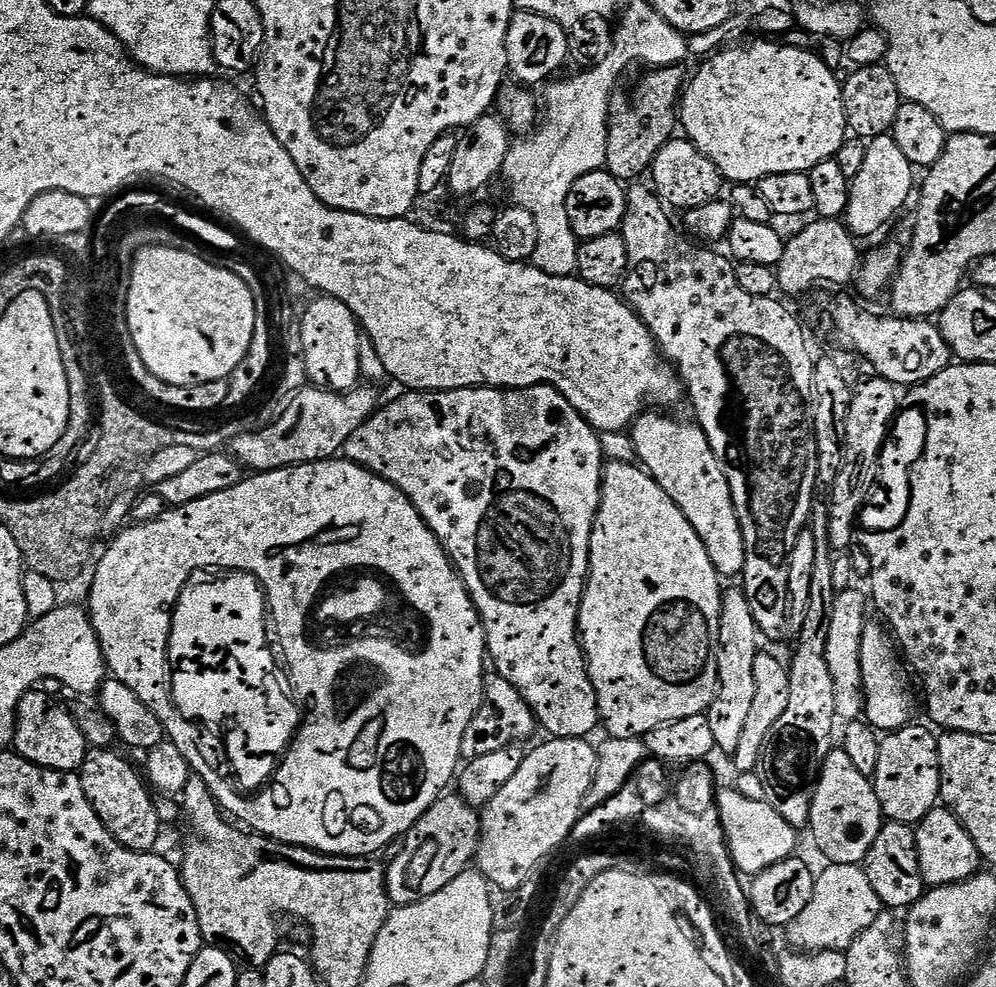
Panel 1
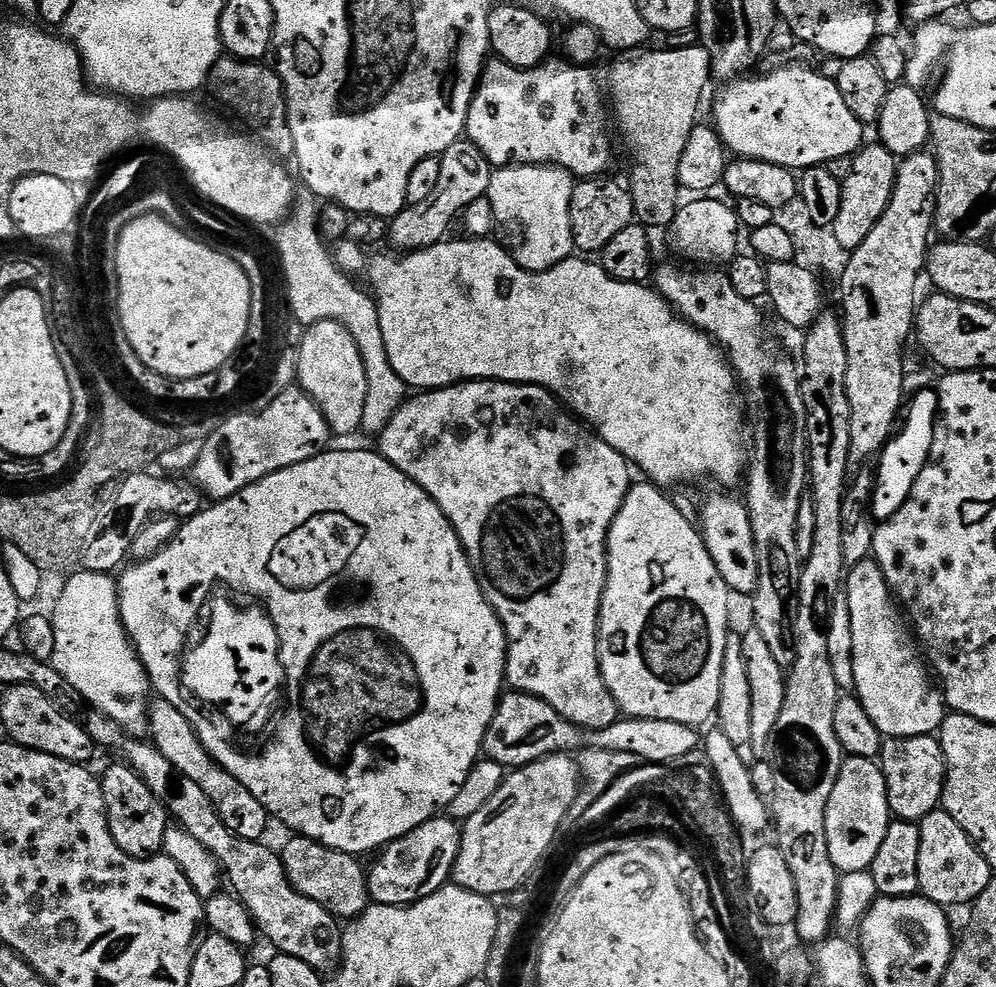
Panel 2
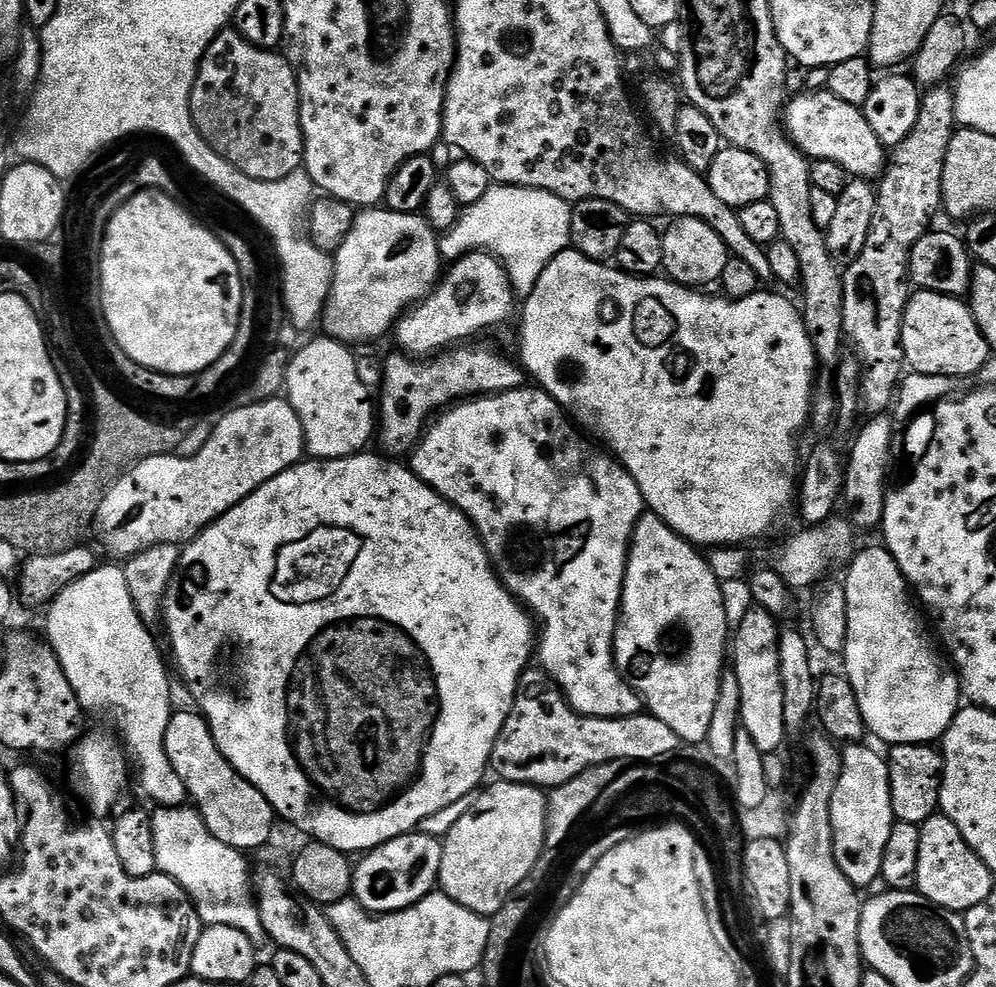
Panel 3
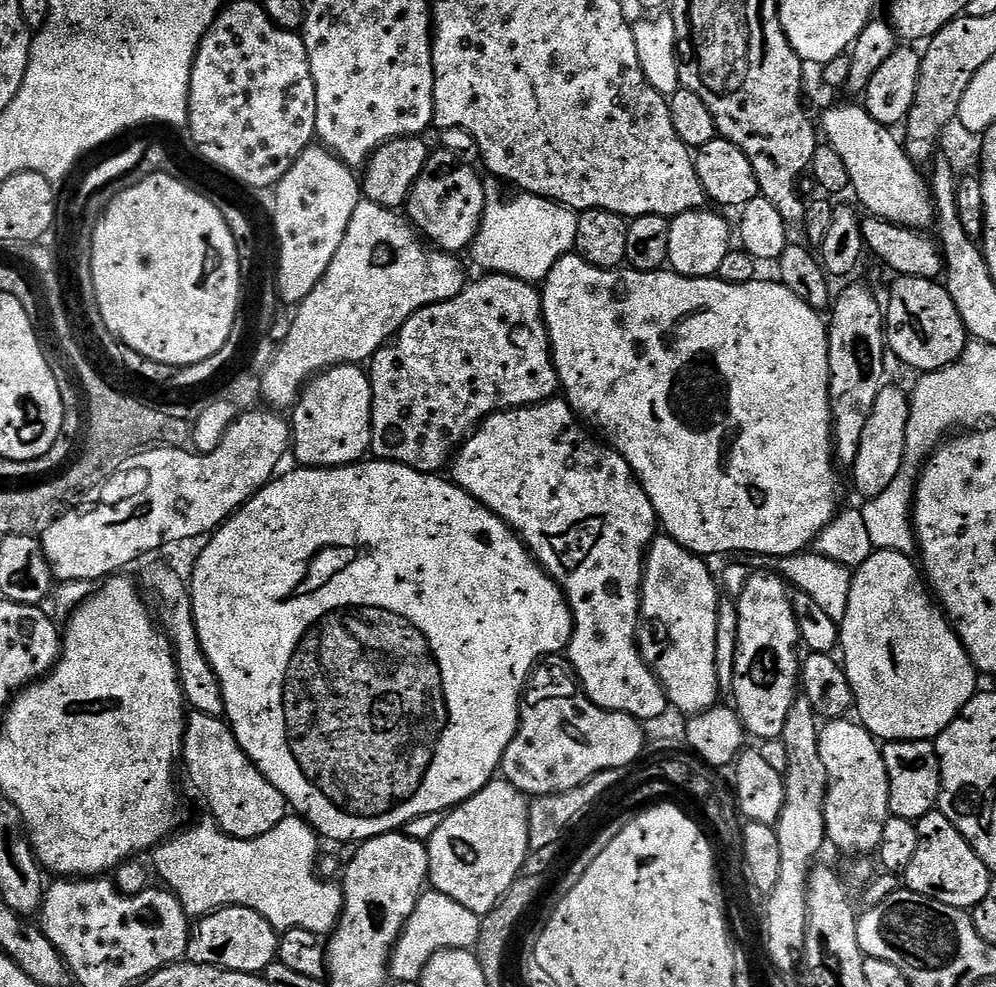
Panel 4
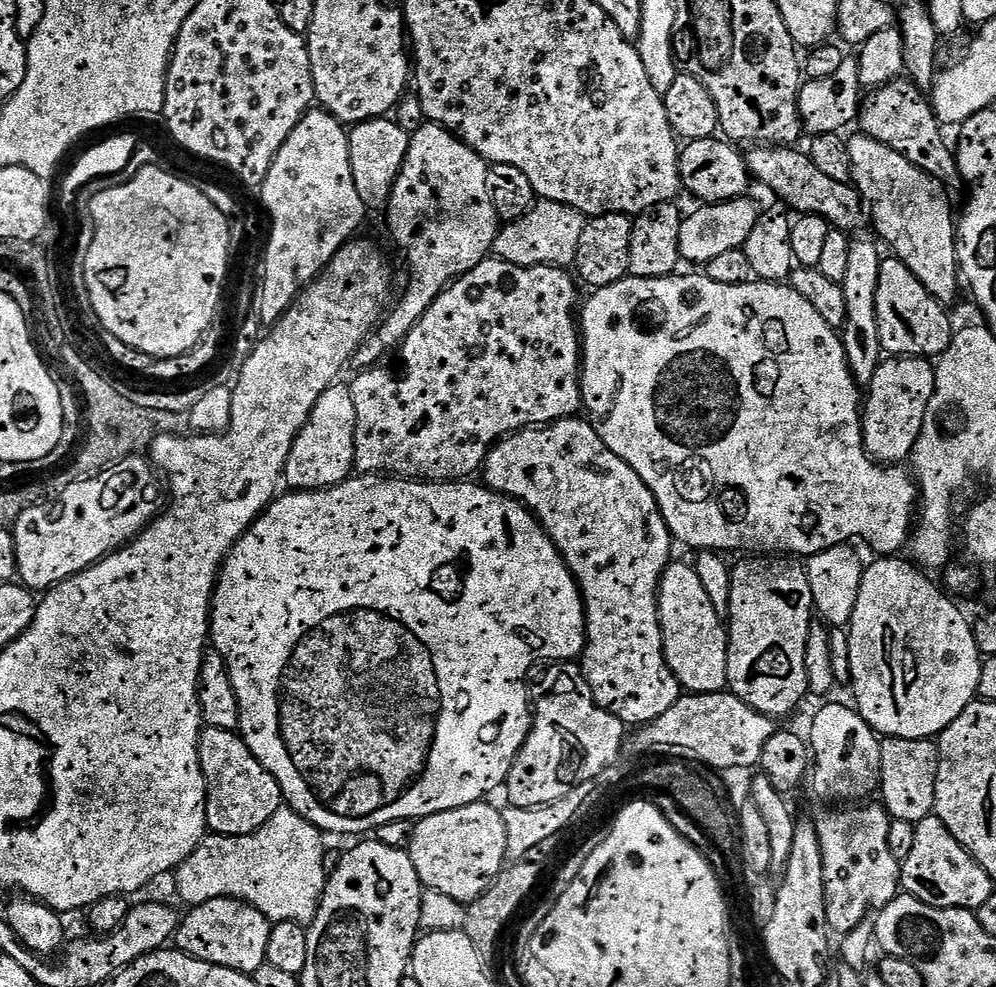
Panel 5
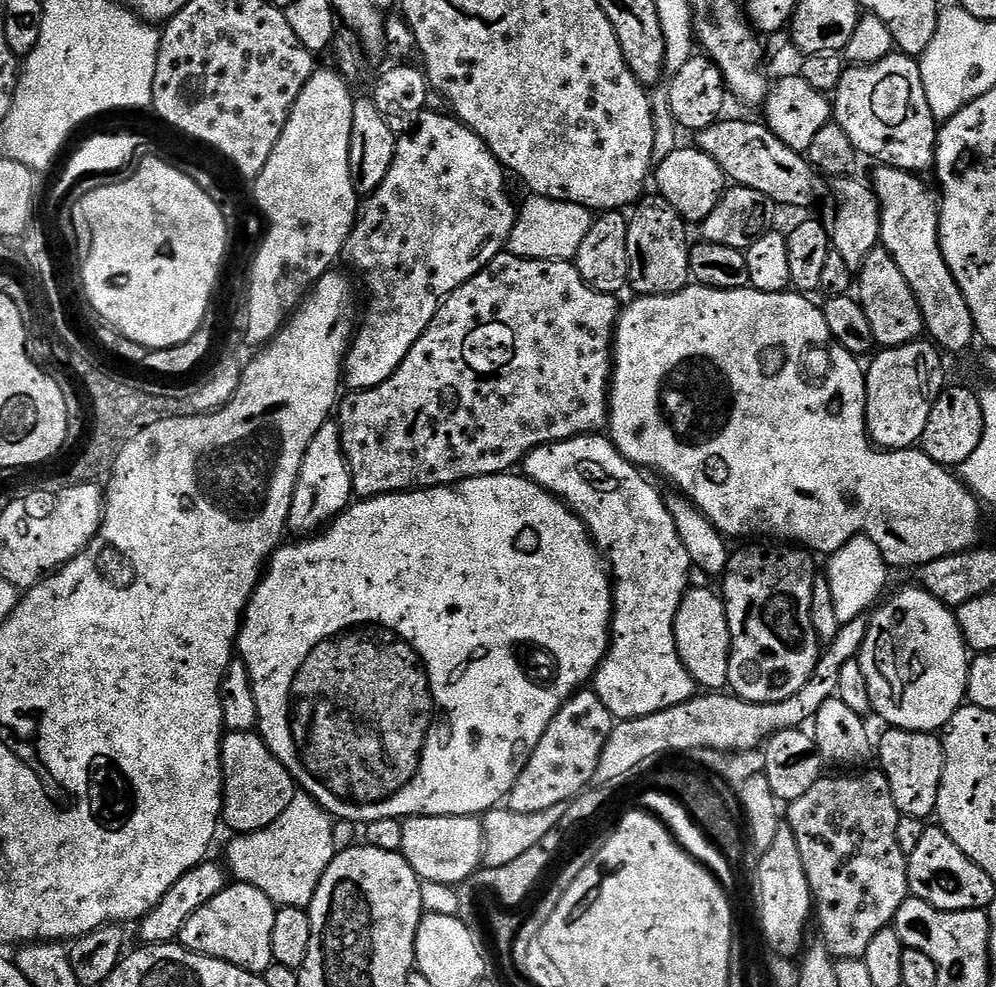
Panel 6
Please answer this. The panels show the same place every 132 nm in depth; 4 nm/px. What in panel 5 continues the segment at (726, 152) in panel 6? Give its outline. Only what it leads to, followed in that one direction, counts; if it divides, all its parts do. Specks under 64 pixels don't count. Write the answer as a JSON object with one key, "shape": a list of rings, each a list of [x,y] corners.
{"shape":[[[756,146],[751,149],[752,153],[747,153],[746,163],[751,179],[756,180],[760,184],[765,184],[770,191],[776,195],[775,199],[781,204],[787,205],[793,213],[796,214],[816,215],[822,217],[829,226],[837,232],[855,233],[854,230],[859,226],[866,216],[860,213],[860,204],[862,208],[862,197],[856,191],[852,184],[843,184],[842,182],[834,182],[834,178],[829,178],[827,174],[822,174],[822,170],[818,170],[818,166],[814,166],[814,162],[803,151],[795,152],[797,149],[792,146]]]}

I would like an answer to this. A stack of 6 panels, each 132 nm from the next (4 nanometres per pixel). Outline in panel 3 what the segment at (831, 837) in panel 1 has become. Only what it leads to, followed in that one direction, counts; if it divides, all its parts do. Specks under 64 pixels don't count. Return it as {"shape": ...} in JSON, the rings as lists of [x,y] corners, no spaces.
{"shape":[[[848,746],[843,749],[840,777],[836,779],[836,789],[829,808],[834,858],[838,858],[842,874],[846,874],[846,878],[850,878],[857,889],[864,890],[881,877],[882,854],[886,850],[886,842],[890,842],[894,817],[888,761],[874,749],[860,747],[864,746]]]}

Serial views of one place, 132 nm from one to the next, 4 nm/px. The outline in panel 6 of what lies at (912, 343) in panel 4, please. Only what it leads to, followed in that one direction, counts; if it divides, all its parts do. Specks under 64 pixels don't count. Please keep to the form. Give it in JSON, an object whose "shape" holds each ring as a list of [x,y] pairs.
{"shape":[[[882,246],[869,254],[858,269],[858,299],[862,310],[866,310],[866,319],[870,321],[870,330],[874,330],[876,344],[881,349],[893,348],[919,340],[925,335],[924,315],[906,282],[902,270],[894,258]]]}

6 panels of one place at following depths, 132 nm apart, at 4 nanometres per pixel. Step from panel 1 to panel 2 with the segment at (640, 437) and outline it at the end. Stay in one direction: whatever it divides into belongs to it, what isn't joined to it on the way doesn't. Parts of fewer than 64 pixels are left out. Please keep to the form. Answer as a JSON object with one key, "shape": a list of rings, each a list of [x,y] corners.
{"shape":[[[716,490],[713,496],[705,498],[700,508],[698,528],[703,535],[706,550],[710,558],[714,558],[714,566],[718,566],[718,574],[722,574],[722,582],[726,582],[729,593],[741,592],[744,598],[751,597],[758,586],[758,554],[747,507],[741,501],[739,504],[732,494]]]}

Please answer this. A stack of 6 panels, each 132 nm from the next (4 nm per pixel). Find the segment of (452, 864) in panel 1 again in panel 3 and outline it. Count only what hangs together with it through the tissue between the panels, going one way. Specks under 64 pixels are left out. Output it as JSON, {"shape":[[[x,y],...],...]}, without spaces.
{"shape":[[[413,830],[407,832],[405,836],[399,836],[398,838],[394,838],[393,840],[387,840],[384,844],[379,844],[378,847],[372,849],[371,852],[361,855],[359,857],[360,865],[357,863],[355,867],[352,869],[352,890],[351,895],[355,898],[355,900],[360,903],[365,910],[371,912],[373,914],[383,914],[386,912],[401,912],[403,908],[408,908],[411,904],[417,904],[419,900],[421,900],[424,896],[429,895],[437,887],[438,877],[440,874],[440,850],[442,844],[437,837],[427,836],[424,832],[419,830]]]}

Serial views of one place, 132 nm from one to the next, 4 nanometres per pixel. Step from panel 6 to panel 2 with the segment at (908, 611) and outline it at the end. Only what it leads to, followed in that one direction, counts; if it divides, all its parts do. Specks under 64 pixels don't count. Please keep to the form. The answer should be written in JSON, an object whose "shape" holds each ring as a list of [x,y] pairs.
{"shape":[[[867,558],[847,569],[846,595],[850,606],[850,634],[852,635],[854,682],[856,683],[854,694],[862,702],[866,714],[870,714],[870,722],[874,722],[874,726],[884,738],[933,735],[946,715],[944,697],[939,687],[934,686],[929,665],[918,647],[917,637],[906,623],[875,559]]]}

